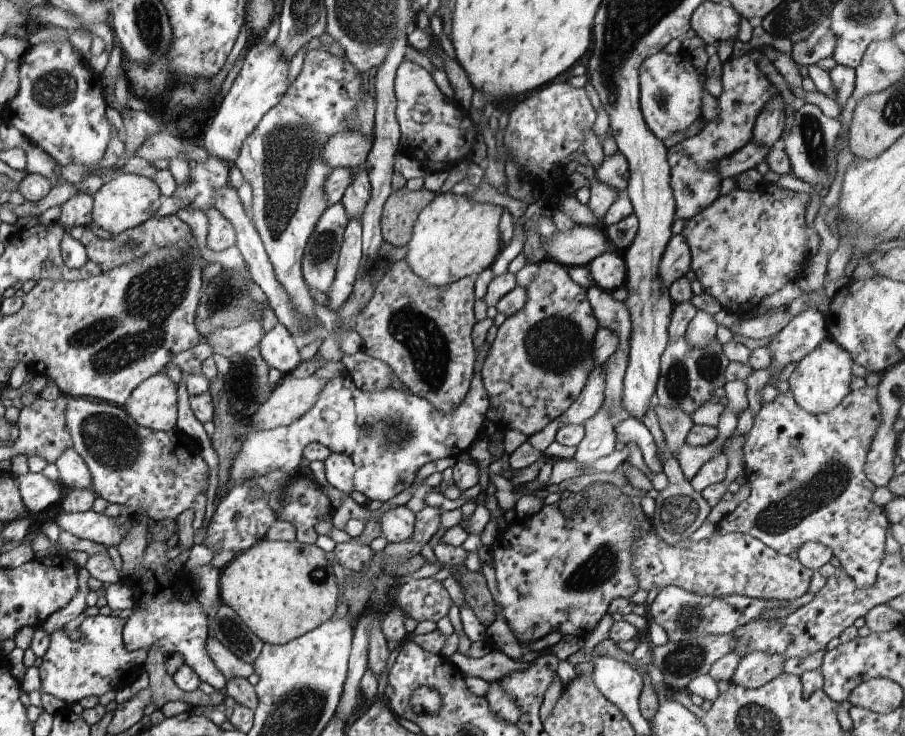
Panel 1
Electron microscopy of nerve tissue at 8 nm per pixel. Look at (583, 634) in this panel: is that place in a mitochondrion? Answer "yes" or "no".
no

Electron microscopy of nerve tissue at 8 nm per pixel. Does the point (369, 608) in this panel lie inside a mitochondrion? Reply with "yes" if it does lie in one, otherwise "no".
no

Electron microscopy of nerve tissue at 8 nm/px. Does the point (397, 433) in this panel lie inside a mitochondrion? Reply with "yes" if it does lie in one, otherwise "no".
yes

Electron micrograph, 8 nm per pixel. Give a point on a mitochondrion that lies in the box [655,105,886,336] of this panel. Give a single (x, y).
(813, 137)

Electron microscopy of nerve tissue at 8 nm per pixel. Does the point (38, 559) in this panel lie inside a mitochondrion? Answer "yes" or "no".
no

